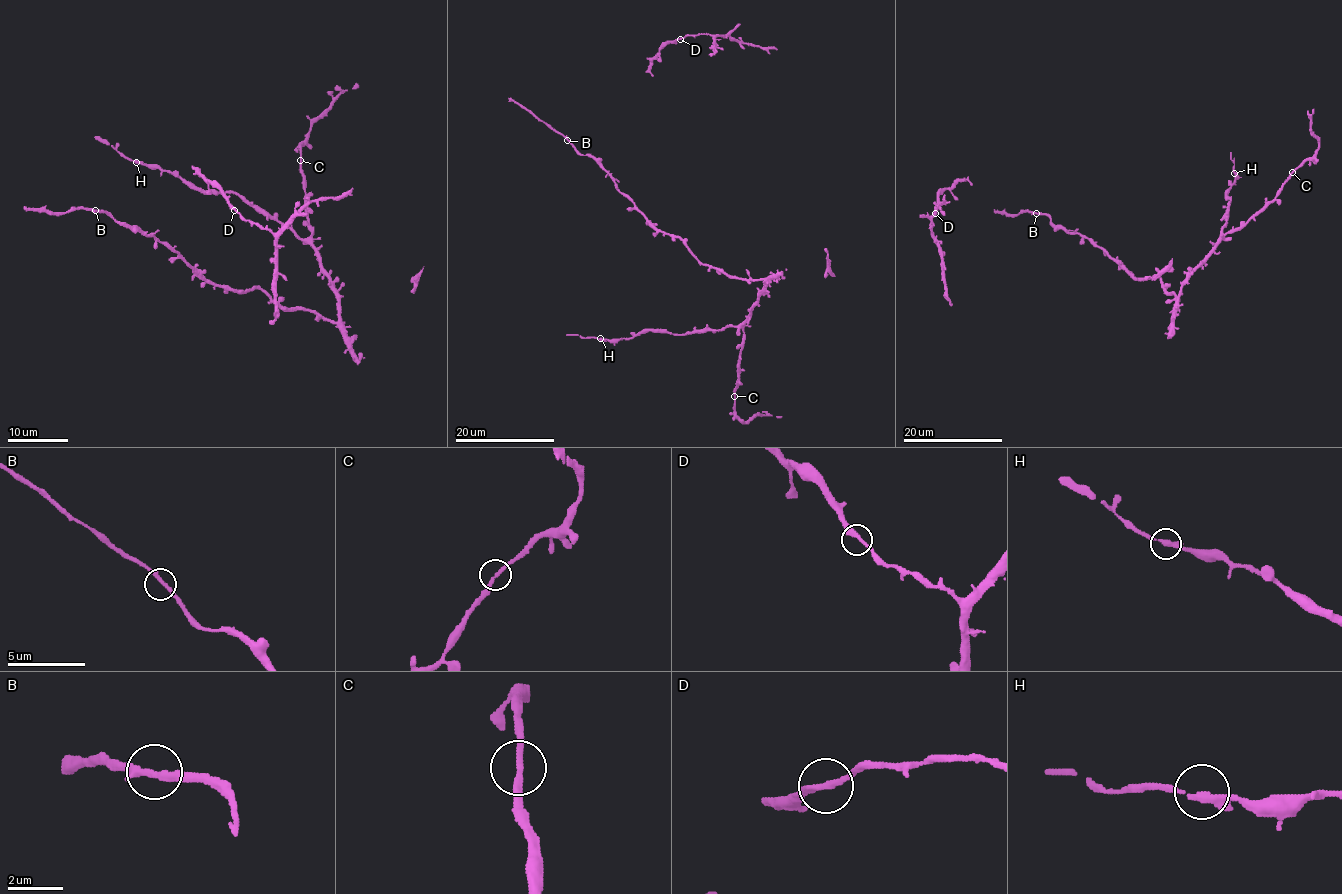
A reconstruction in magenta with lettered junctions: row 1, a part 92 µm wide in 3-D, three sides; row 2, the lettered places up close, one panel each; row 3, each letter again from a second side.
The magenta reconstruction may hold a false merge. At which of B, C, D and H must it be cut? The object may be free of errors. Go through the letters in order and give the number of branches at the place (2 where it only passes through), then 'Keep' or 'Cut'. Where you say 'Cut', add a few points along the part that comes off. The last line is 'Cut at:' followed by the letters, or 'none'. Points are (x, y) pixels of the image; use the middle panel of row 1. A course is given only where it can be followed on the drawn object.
B: Branches: 2. Keep
C: Branches: 2. Keep
D: Branches: 2. Keep
H: Branches: 2. Keep
Cut at: none

